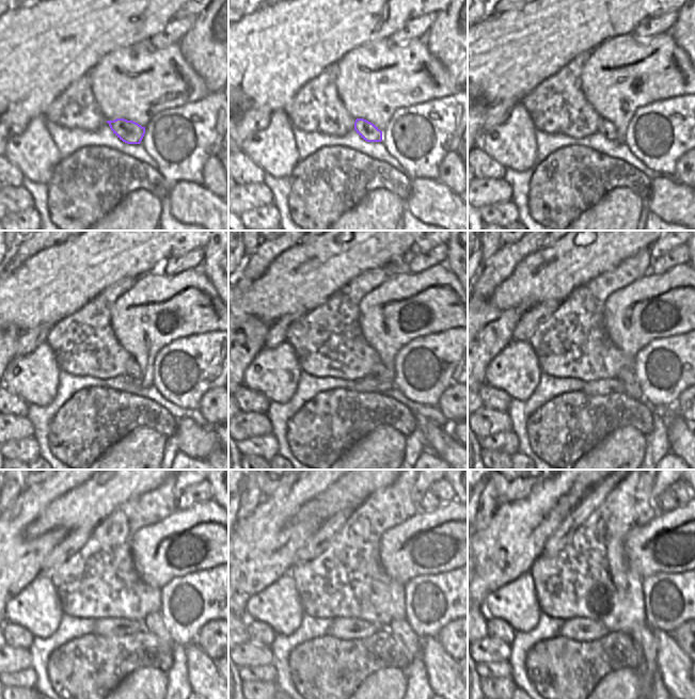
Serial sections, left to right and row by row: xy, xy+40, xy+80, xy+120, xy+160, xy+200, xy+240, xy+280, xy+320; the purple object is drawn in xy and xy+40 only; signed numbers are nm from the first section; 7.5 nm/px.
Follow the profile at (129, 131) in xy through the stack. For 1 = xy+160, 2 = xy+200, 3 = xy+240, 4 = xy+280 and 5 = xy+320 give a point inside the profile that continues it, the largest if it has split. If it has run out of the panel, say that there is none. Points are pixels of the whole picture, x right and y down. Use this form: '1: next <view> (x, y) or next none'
1: next xy+160 (378, 371)
2: next xy+200 (627, 376)
3: next xy+240 (153, 622)
4: next xy+280 (400, 630)
5: next xy+320 (643, 635)

